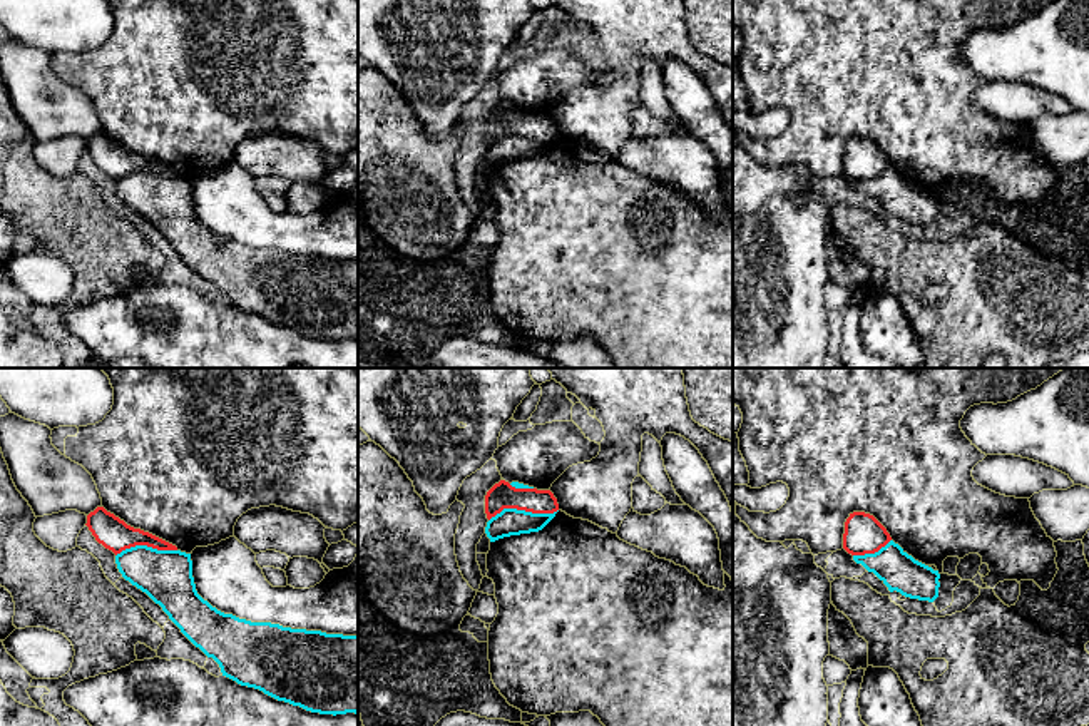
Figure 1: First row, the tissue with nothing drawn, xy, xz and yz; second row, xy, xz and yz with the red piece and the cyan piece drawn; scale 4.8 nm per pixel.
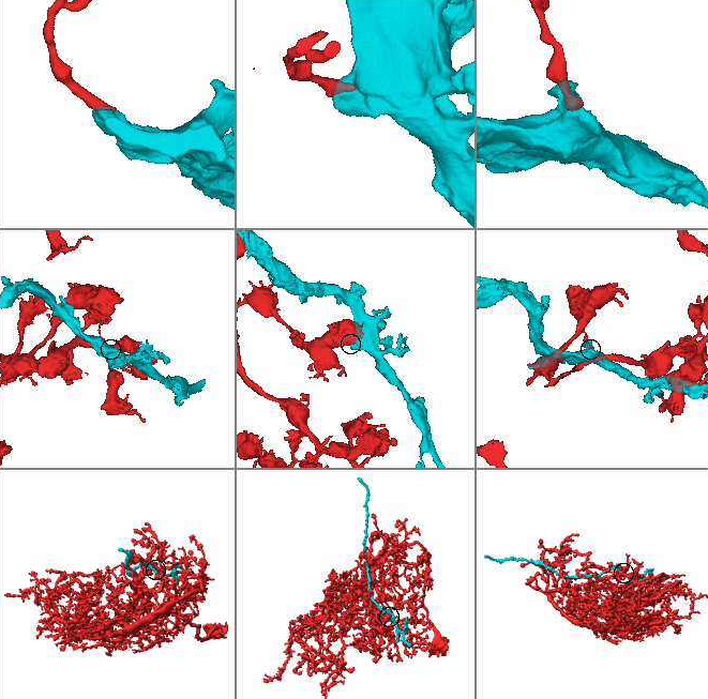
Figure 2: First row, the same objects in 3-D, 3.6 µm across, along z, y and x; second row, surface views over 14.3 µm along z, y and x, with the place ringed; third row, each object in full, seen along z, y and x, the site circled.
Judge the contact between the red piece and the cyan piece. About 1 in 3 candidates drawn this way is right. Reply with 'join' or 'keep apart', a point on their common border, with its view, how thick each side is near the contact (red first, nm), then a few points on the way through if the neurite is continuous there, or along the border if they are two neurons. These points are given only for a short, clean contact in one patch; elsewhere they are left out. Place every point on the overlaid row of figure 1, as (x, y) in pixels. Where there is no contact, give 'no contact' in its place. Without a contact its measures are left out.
keep apart; meets red in xz at (522, 509); 130 nm thick on the red side, 130 nm on the other; border along xz (557, 509), (552, 512), (502, 509), (489, 521)

